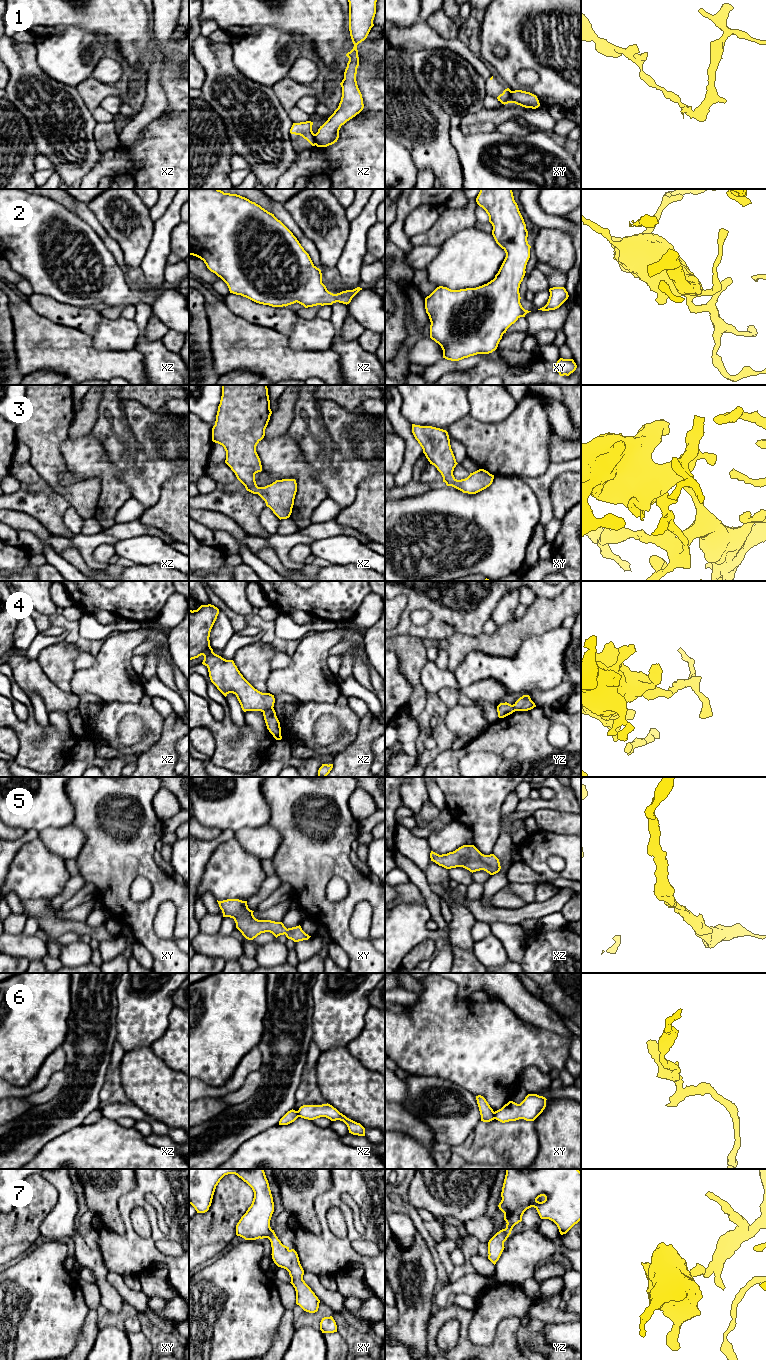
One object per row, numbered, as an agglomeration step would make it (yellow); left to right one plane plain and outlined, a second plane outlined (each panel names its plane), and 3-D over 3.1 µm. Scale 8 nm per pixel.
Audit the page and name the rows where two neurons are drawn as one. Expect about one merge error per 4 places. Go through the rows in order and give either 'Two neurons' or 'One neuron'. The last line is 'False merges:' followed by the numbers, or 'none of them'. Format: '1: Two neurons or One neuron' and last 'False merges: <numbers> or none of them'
1: Two neurons
2: One neuron
3: One neuron
4: Two neurons
5: One neuron
6: Two neurons
7: One neuron
False merges: 1, 4, 6

